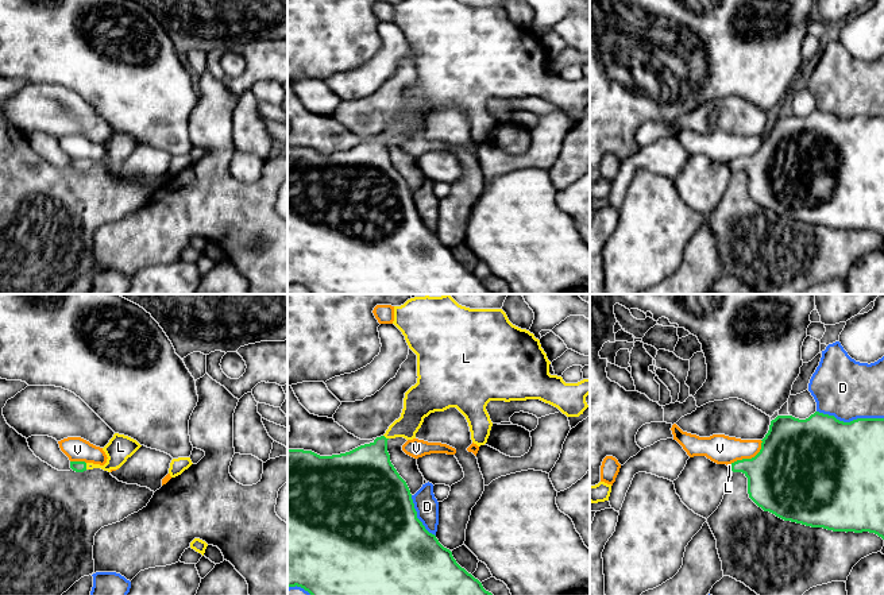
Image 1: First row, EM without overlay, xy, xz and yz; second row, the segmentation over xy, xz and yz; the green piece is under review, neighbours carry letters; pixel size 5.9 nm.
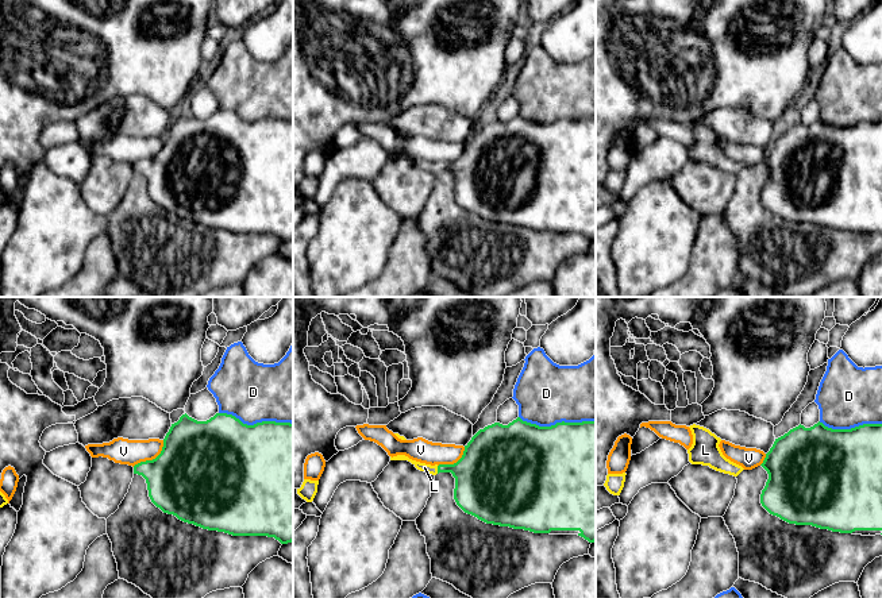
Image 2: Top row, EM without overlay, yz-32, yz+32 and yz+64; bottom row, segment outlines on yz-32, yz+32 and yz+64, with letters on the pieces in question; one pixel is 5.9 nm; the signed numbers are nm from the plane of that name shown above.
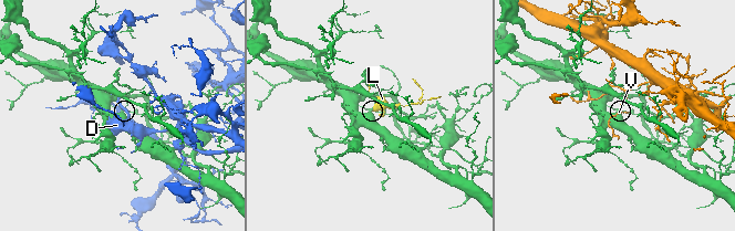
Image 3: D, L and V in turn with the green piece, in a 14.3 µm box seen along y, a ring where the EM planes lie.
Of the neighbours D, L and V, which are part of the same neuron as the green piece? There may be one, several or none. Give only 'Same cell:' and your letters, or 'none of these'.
Same cell: L

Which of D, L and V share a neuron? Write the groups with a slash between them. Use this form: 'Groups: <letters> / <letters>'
Groups: D / L / V

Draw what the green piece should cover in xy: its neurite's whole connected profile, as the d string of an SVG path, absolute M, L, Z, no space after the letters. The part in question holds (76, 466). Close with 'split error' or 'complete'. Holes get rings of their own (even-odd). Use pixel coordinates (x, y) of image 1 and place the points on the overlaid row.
M115 433L109 443L103 448L108 457L104 465L85 461L70 461L70 468L76 472L84 472L93 468L101 468L111 472L112 470L120 468L140 447L142 445L136 440Z; split error

